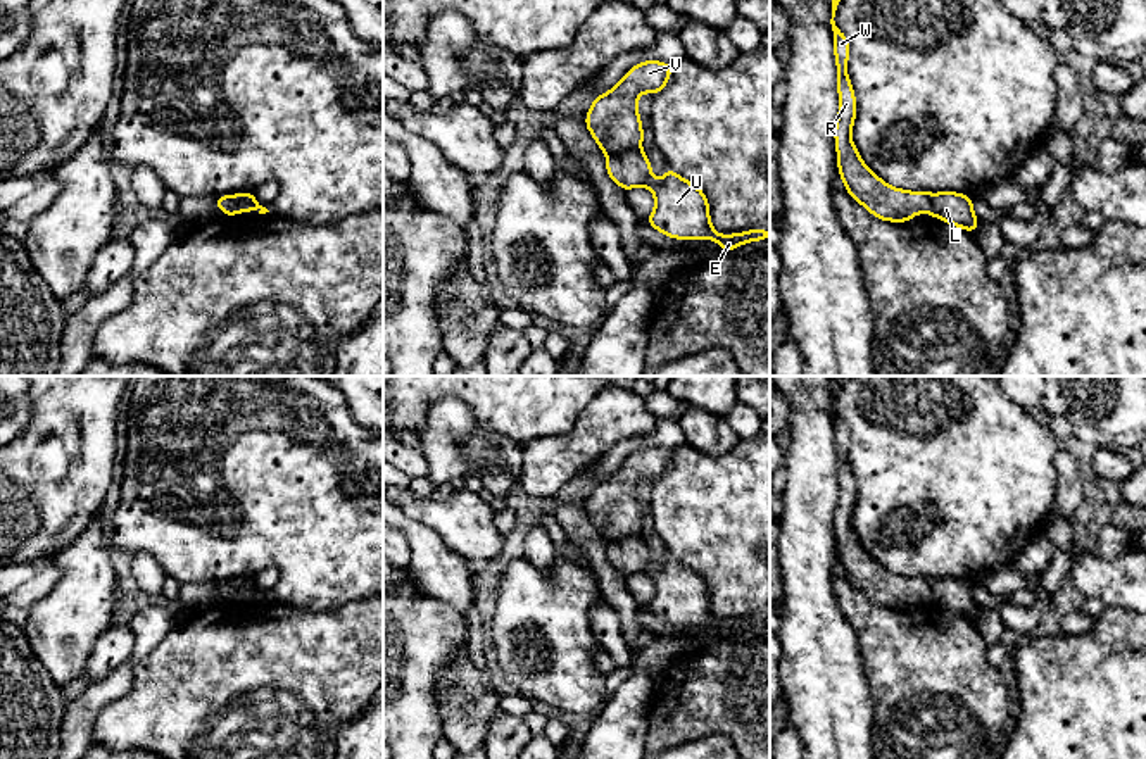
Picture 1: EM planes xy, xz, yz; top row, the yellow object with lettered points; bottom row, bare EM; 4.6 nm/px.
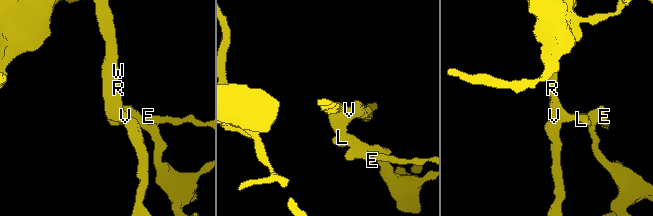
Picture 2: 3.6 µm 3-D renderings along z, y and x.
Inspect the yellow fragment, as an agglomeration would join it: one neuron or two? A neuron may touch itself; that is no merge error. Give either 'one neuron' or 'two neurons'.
two neurons

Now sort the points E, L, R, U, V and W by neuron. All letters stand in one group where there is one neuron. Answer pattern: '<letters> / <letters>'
E L U / R V W

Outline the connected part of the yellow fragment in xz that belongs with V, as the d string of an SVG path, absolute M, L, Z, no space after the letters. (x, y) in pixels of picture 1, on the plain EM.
M645 447L625 459L623 466L608 480L594 485L585 512L606 542L637 536L644 518L637 485L642 478L658 481L671 462L671 450Z

